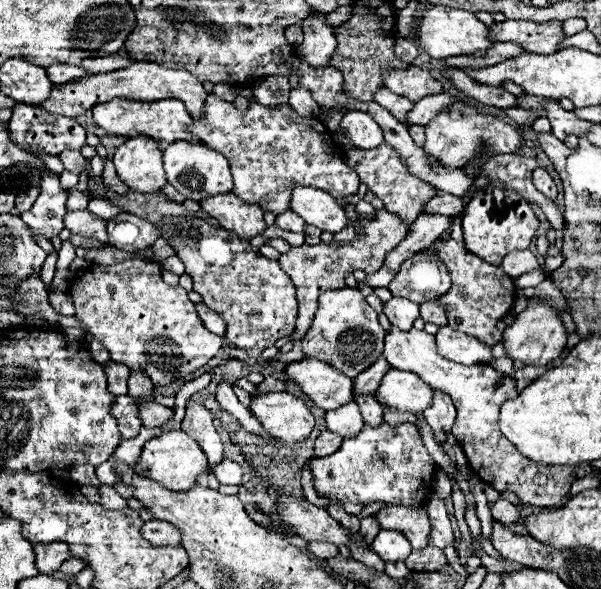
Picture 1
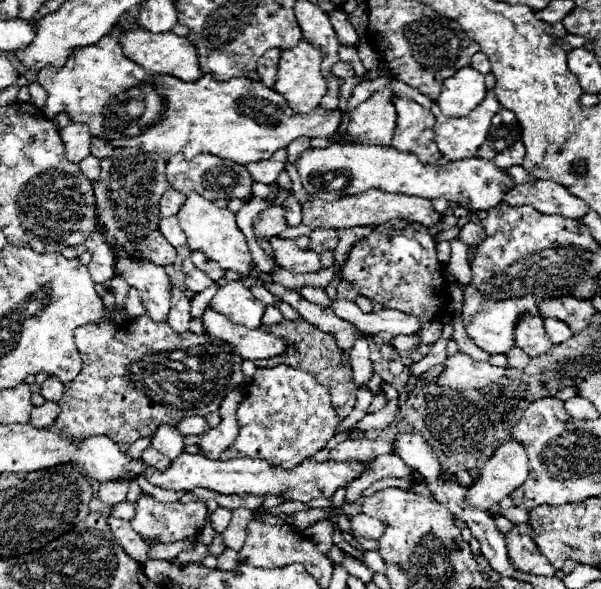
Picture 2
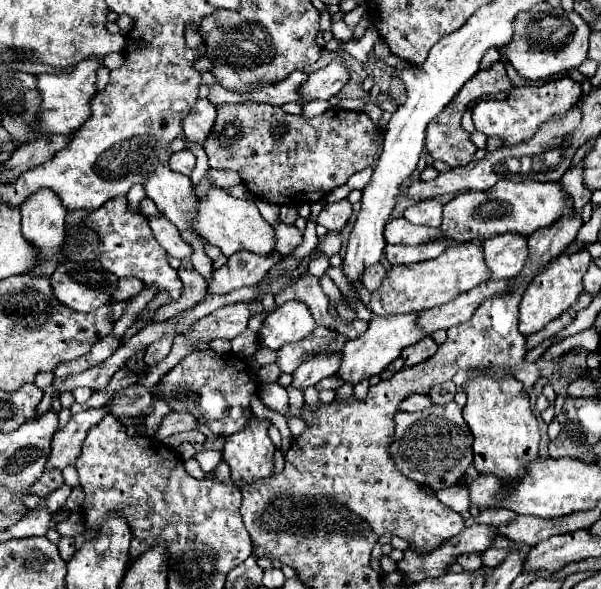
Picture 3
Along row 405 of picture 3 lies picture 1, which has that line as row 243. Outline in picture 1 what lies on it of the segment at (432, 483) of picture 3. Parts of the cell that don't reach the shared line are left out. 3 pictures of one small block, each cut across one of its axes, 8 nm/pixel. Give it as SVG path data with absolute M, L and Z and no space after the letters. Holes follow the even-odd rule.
M448 240L444 244L436 242L434 248L452 276L452 288L438 300L448 310L448 326L460 332L468 332L486 344L498 344L502 340L502 332L496 330L496 322L502 320L514 304L516 288L512 278L504 276L504 270L500 266L492 266L482 258L470 254L466 248L458 246L456 240Z

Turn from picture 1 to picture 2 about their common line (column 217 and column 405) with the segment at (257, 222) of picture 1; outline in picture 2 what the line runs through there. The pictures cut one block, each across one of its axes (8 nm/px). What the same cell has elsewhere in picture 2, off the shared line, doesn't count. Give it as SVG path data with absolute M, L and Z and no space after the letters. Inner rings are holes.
M366 190L362 194L354 196L344 196L334 202L310 198L308 202L302 204L302 224L314 228L354 228L354 226L368 226L368 224L384 224L392 218L406 218L412 222L418 222L422 226L432 226L436 224L442 214L438 214L432 208L432 202L426 198L416 198L416 196L404 196L404 194L386 194L380 190Z

